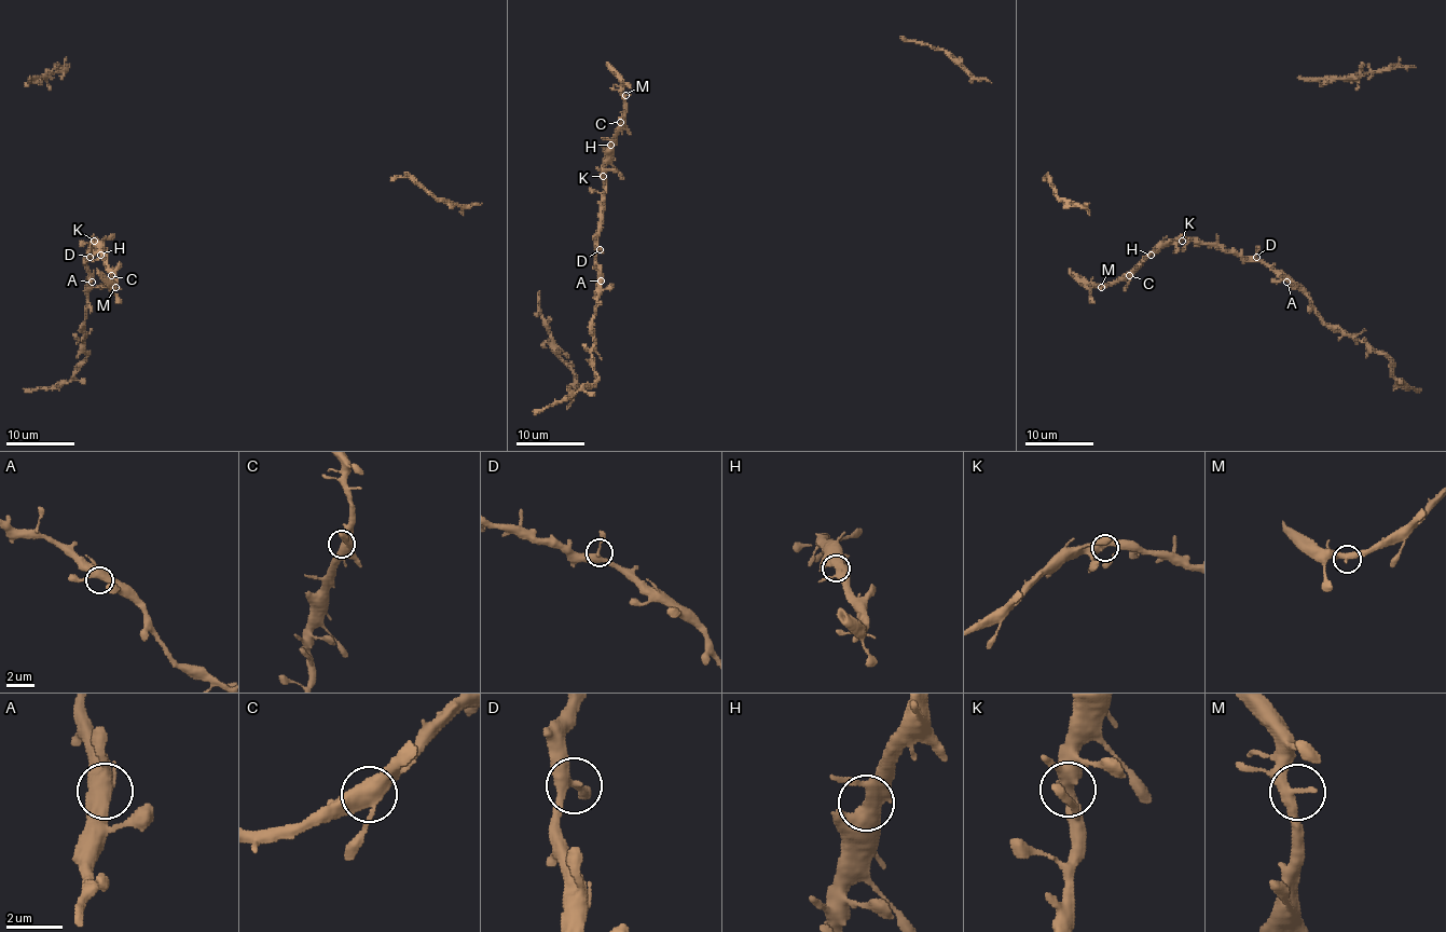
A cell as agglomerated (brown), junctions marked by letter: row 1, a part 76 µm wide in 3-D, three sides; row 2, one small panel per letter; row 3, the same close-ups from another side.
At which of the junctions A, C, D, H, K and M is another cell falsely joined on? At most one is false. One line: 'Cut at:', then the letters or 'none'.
Cut at: none

